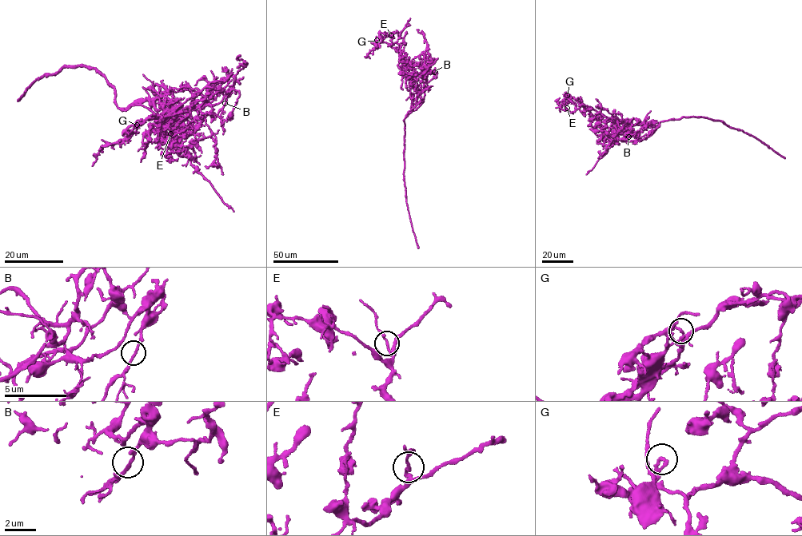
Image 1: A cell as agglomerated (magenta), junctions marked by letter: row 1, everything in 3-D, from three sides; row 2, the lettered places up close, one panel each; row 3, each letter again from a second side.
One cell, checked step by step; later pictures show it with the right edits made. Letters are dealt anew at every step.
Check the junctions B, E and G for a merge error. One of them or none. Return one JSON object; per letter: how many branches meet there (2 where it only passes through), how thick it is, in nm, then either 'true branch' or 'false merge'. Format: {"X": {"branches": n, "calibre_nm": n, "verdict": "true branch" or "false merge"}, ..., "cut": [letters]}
{"B": {"branches": 2, "calibre_nm": 170, "verdict": "true branch"}, "E": {"branches": 2, "calibre_nm": 190, "verdict": "true branch"}, "G": {"branches": 2, "calibre_nm": 190, "verdict": "false merge"}, "cut": ["G"]}

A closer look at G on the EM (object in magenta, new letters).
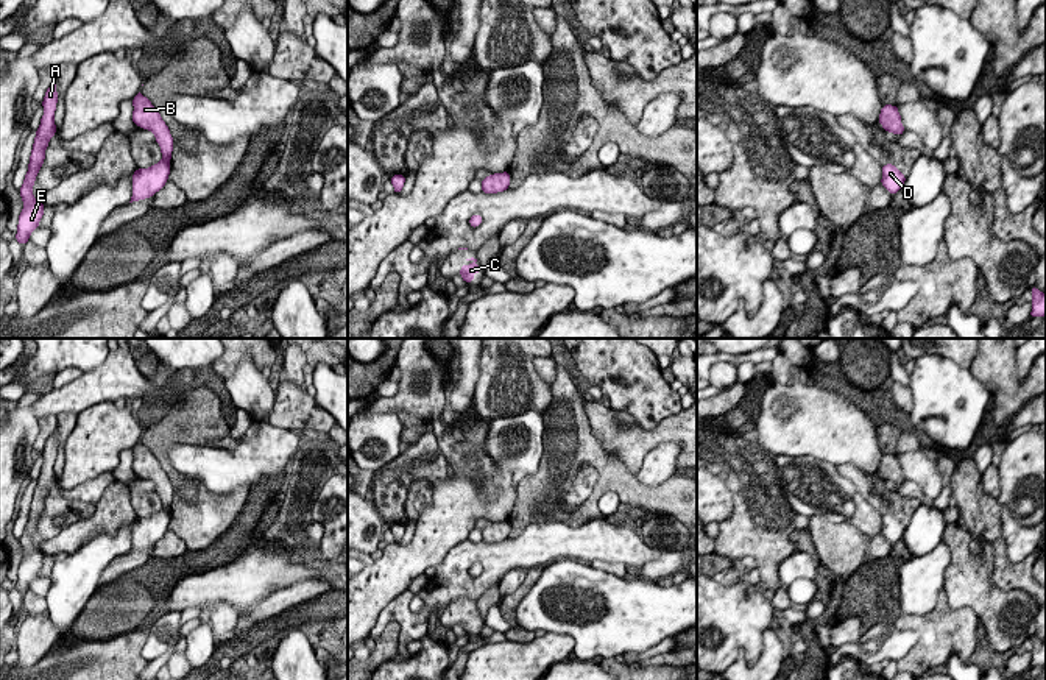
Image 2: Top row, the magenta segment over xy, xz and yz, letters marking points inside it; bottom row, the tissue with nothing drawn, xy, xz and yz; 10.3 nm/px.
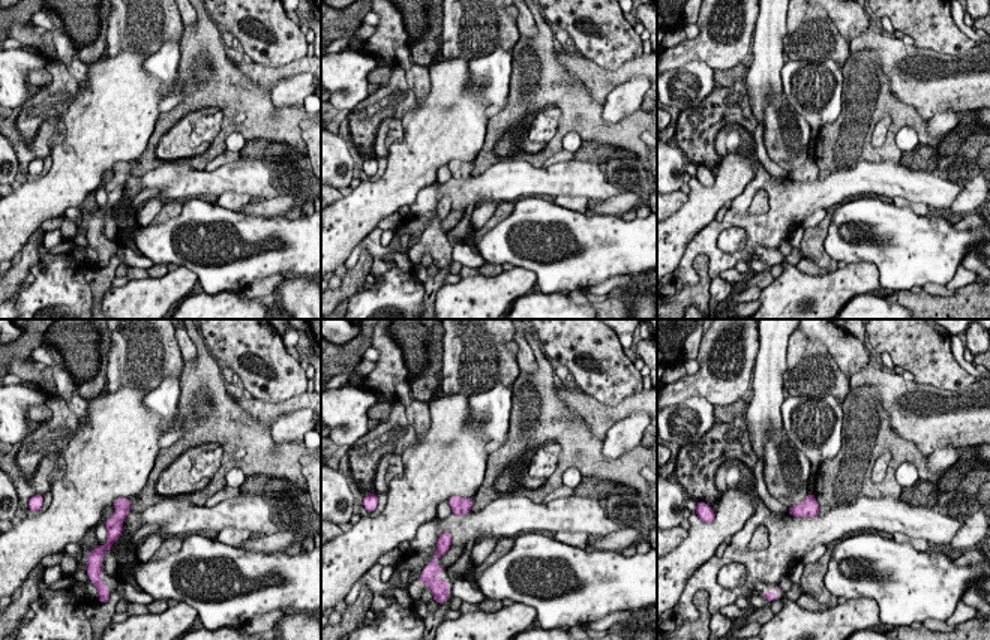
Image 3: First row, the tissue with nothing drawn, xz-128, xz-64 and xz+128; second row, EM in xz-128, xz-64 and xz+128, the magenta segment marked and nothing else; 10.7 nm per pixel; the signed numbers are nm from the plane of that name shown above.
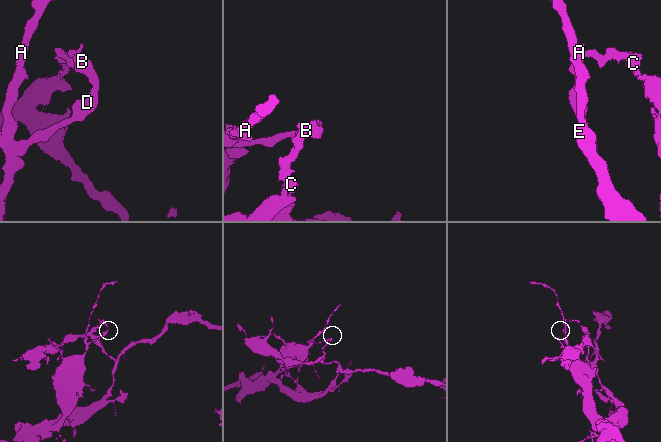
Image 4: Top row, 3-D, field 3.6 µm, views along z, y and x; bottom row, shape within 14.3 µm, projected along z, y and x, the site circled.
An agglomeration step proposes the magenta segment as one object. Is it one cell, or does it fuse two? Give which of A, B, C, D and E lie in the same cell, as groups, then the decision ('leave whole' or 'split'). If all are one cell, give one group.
A D E / B C; split

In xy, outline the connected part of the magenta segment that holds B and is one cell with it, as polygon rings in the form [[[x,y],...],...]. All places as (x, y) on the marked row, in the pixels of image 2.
[[[137,94],[133,98],[133,106],[134,106],[133,120],[136,123],[150,123],[153,120],[157,120],[157,111],[153,109],[151,101],[142,94]]]

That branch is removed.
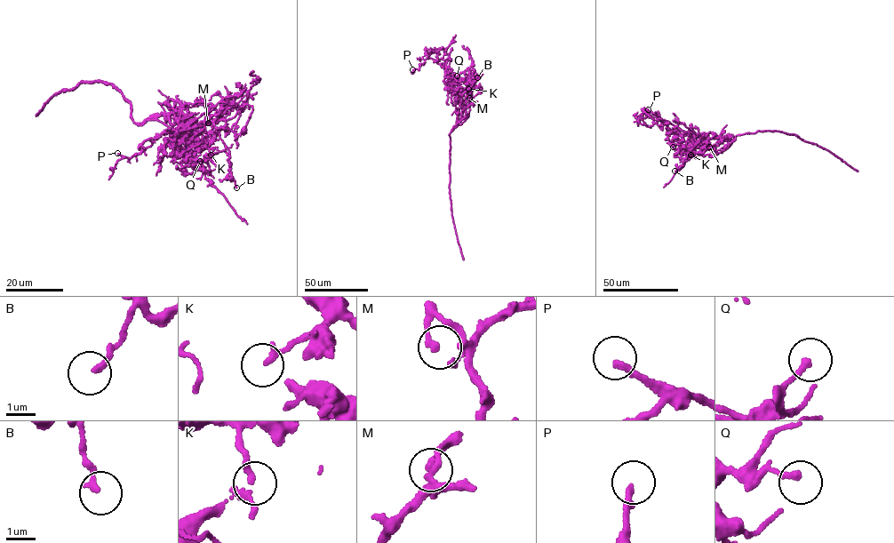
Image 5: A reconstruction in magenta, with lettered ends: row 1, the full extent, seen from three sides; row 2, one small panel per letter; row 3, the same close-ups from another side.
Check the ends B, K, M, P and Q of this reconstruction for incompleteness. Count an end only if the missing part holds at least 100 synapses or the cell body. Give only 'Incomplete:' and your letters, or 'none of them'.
Incomplete: P

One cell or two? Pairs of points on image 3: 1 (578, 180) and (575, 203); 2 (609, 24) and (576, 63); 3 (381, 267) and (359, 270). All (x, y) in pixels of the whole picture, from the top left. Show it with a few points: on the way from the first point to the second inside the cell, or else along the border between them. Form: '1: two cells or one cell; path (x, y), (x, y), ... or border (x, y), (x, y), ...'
1: two cells; border (555, 197), (582, 195), (591, 201)
2: two cells; border (581, 53), (600, 66), (614, 71)
3: two cells; border (372, 255), (365, 249), (359, 260), (347, 270)

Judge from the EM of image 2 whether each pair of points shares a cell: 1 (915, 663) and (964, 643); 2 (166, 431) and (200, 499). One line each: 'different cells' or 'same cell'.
1: same cell
2: same cell

